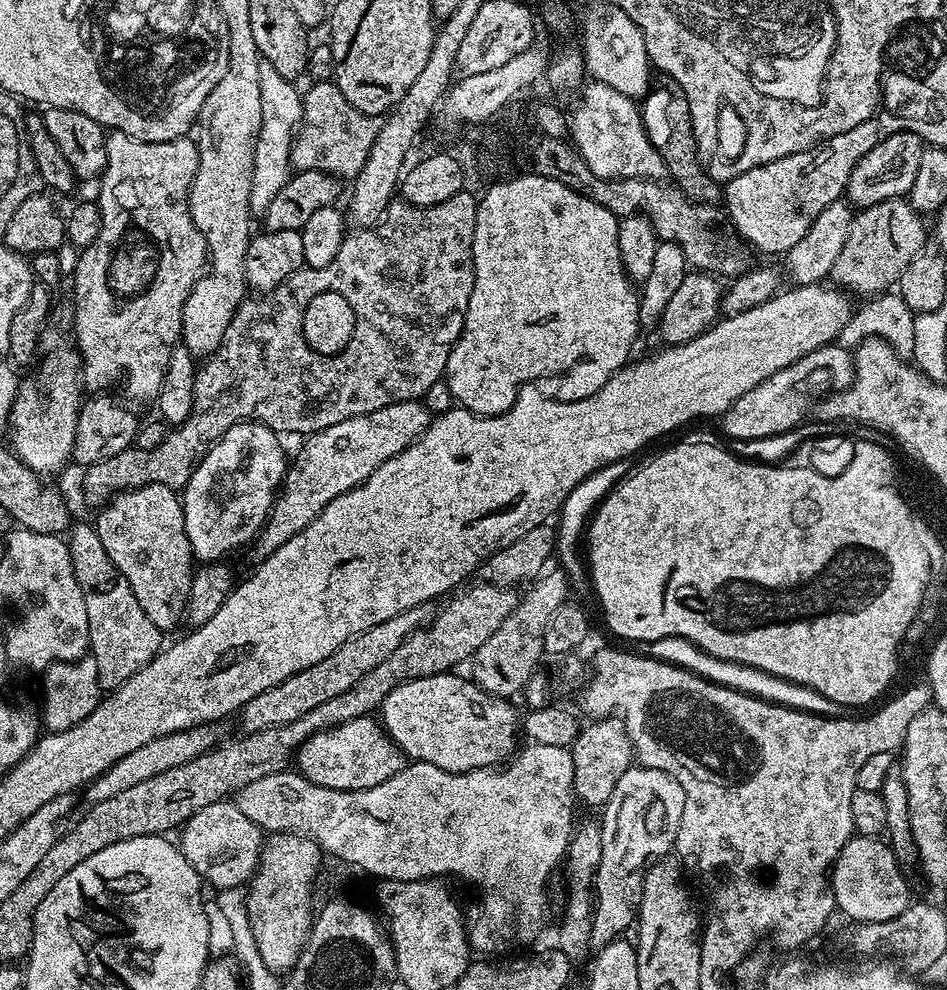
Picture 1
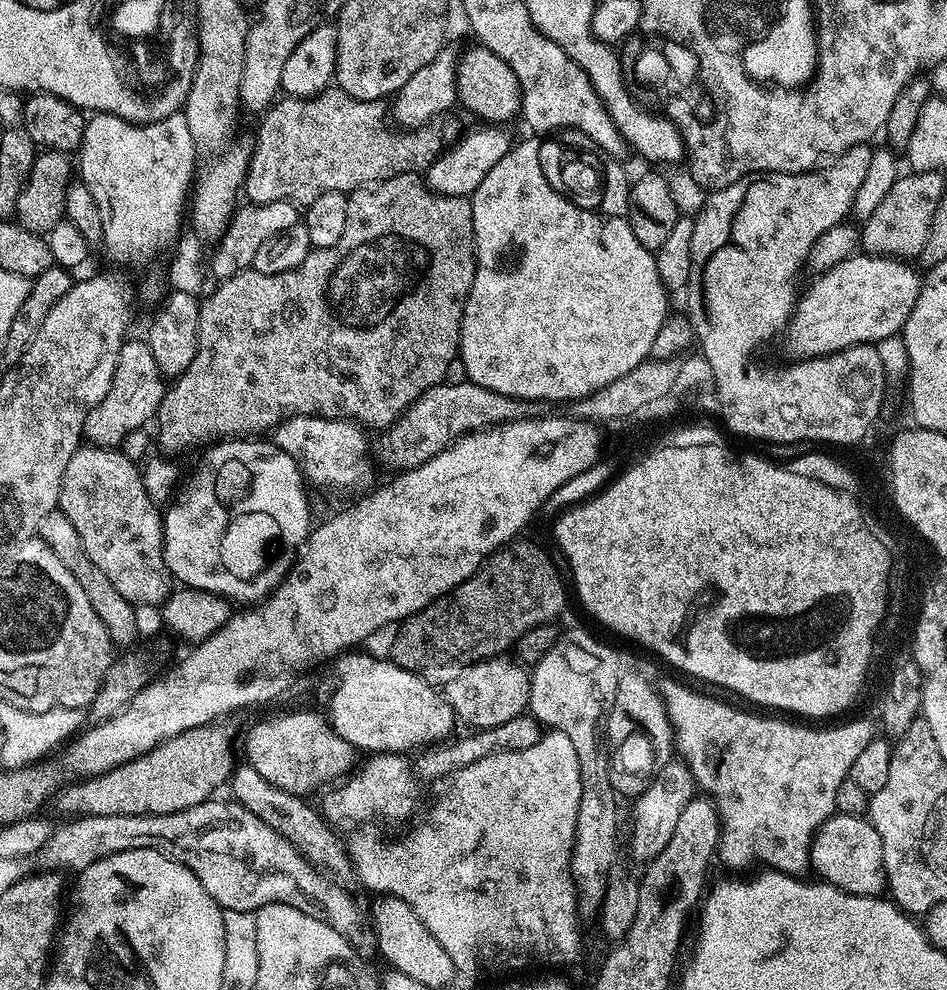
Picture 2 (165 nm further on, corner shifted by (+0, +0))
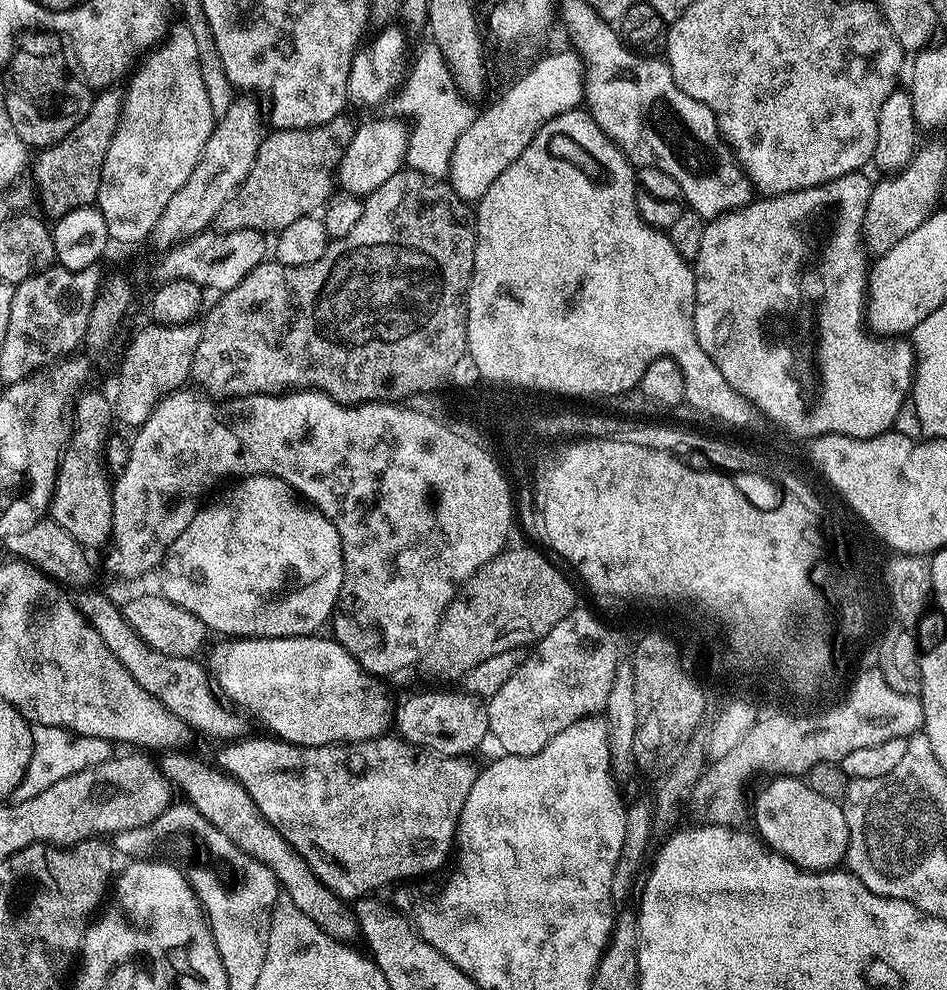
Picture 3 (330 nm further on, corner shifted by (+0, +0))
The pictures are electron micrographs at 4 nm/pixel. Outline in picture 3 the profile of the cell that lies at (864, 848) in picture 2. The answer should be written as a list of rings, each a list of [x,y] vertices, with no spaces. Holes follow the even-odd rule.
[[[795,776],[772,778],[760,793],[754,796],[754,824],[759,839],[767,844],[774,852],[779,852],[799,868],[807,868],[809,872],[832,870],[836,864],[845,859],[848,854],[848,827],[844,817],[844,809],[837,801],[822,798],[822,794],[814,794],[810,786],[803,779]]]

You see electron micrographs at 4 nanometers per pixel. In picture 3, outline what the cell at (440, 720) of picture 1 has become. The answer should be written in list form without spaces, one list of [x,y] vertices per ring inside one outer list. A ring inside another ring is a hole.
[[[313,634],[265,640],[228,638],[213,650],[210,672],[219,691],[233,705],[249,717],[252,715],[261,720],[272,731],[269,733],[273,737],[287,744],[313,748],[323,744],[355,744],[358,740],[373,740],[376,736],[385,735],[394,724],[394,700],[392,704],[392,696],[384,685],[387,683],[367,672],[335,638],[323,640],[322,637]]]

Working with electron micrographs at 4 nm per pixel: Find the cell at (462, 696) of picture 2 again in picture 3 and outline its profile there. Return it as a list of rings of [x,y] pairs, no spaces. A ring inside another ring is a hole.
[[[420,692],[399,701],[394,712],[394,728],[400,739],[418,748],[427,748],[440,756],[467,757],[485,739],[489,739],[488,713],[485,705],[473,693]]]

